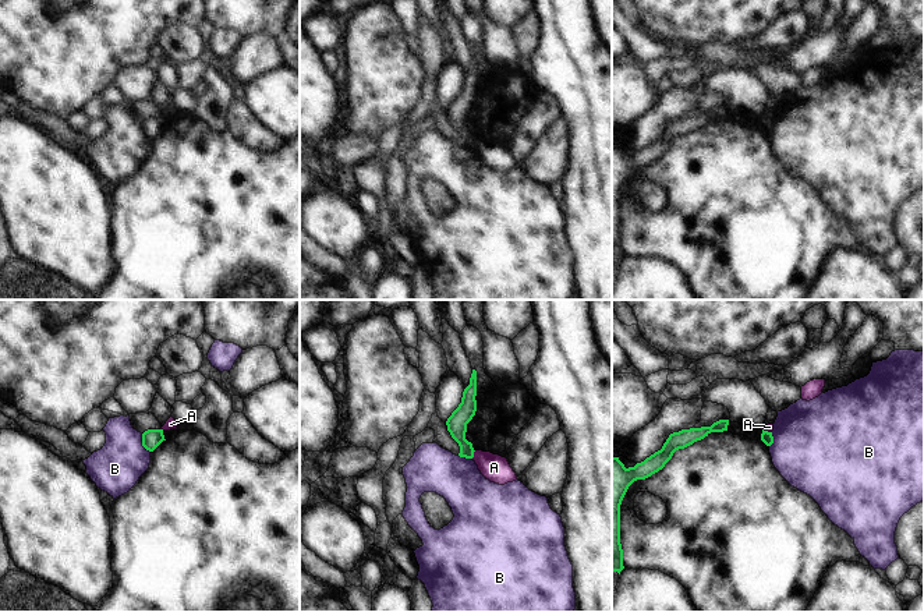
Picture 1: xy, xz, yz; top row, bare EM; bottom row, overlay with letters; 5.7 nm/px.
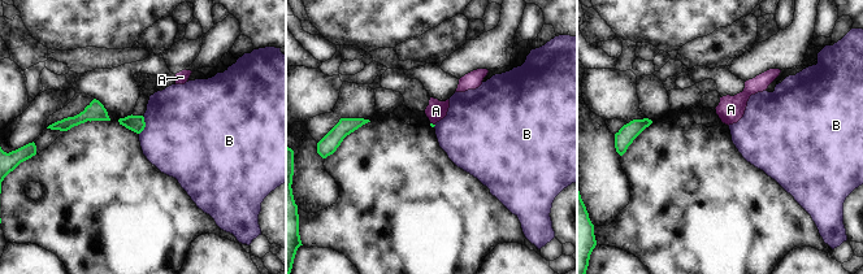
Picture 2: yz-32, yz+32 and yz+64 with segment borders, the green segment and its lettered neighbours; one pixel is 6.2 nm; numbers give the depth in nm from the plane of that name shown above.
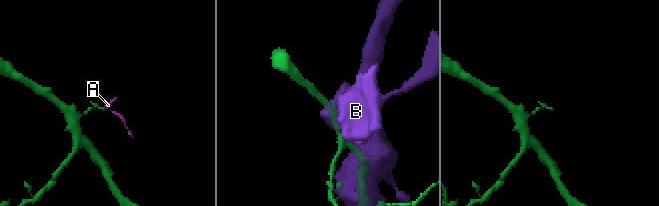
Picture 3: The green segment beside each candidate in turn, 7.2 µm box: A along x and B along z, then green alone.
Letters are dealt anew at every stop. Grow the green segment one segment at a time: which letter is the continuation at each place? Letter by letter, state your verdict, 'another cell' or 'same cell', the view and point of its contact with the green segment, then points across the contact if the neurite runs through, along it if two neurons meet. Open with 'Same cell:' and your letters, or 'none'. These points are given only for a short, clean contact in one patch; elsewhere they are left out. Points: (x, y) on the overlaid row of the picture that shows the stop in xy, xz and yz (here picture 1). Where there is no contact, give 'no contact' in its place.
Same cell: none
A: another cell; meets green in xz at (473, 455); border along xz (475, 450), (471, 457)
B: another cell; meets green in xy at (142, 444)

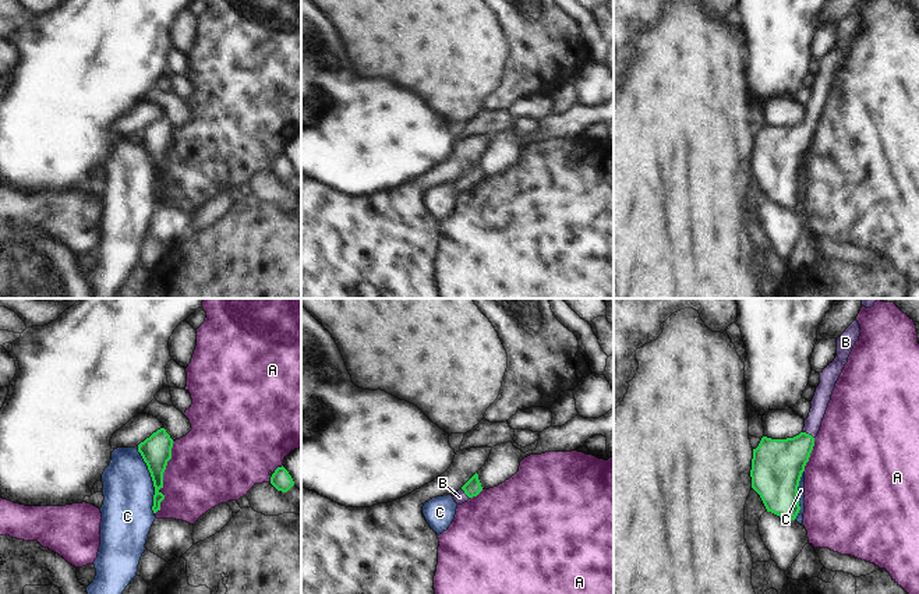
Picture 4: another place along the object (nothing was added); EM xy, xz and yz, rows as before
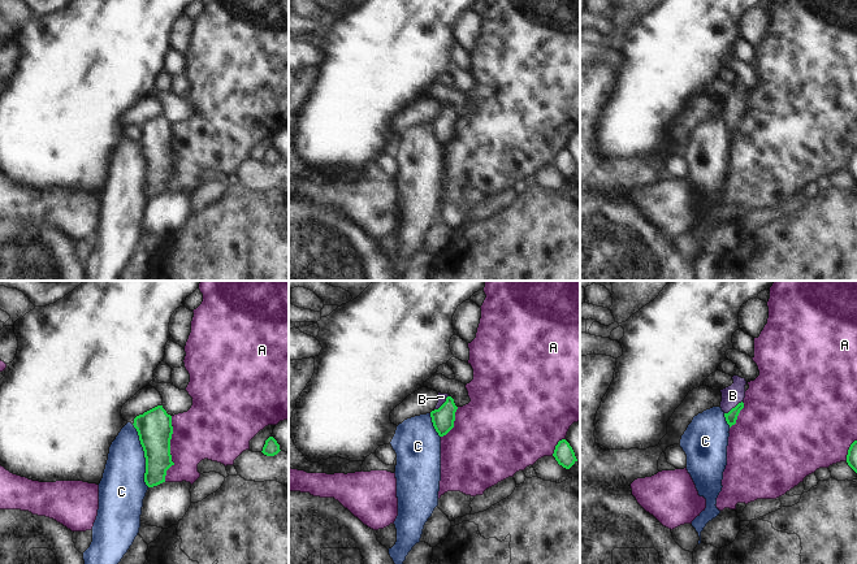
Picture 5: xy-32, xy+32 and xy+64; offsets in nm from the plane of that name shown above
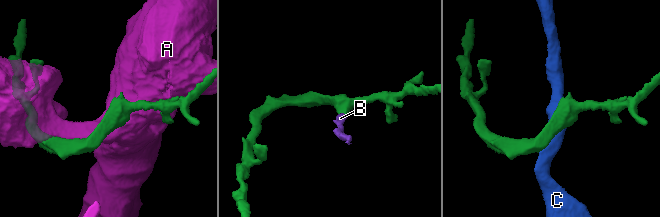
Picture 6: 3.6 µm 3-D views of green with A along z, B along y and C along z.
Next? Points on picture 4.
Same cell: B
A: another cell; meets green in xy at (162, 477)
B: same cell; meets green in yz at (808, 434); runs through yz (777, 465), (808, 434), (822, 398)
C: another cell; meets green in xy at (152, 480)

